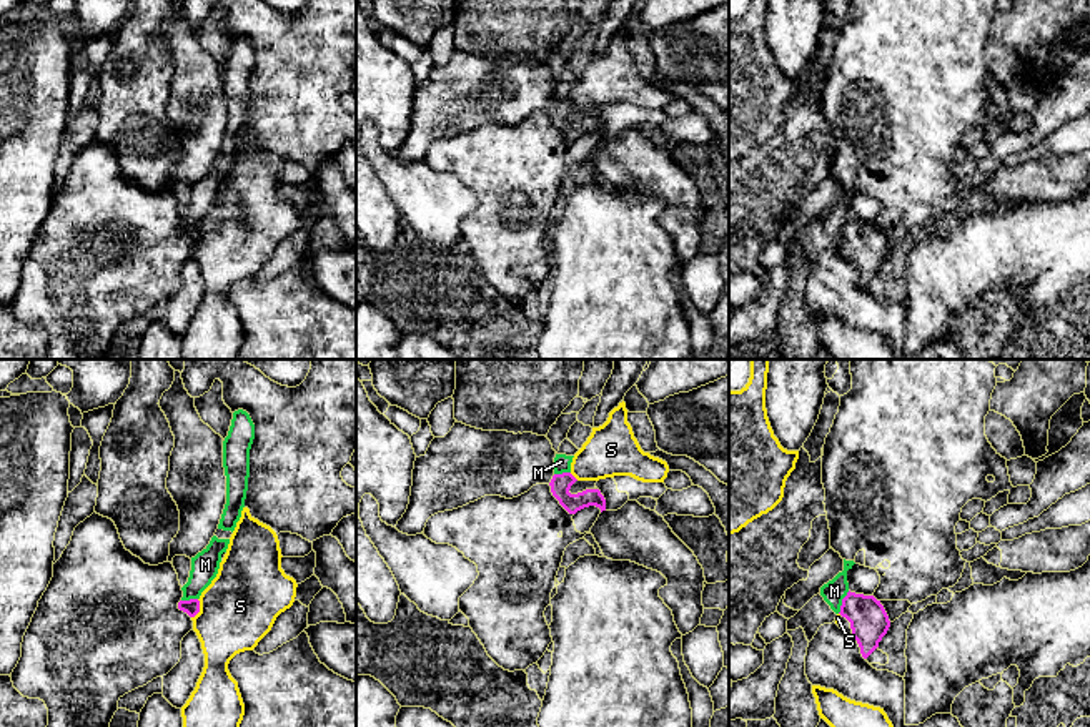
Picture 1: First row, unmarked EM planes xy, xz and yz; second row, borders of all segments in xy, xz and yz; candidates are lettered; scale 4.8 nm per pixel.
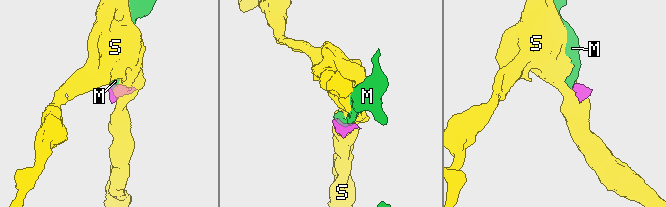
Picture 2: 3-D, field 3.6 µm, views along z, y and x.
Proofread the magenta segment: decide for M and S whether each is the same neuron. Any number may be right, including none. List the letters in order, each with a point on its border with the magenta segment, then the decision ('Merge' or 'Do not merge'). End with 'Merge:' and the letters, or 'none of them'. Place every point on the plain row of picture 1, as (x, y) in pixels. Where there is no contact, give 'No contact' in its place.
M: Touches magenta at yz (842, 230). Do not merge
S: Touches magenta at xy (198, 237). Do not merge
Merge: none of them

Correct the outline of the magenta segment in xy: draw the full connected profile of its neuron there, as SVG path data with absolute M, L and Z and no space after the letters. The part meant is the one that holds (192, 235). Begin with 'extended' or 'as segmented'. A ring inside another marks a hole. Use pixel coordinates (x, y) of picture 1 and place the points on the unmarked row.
extended; M93 140L80 150L23 263L22 284L12 299L13 314L28 326L40 326L48 336L47 359L110 359L118 328L166 303L181 286L181 268L193 258L200 228L183 228L178 201L171 190L145 191L125 176L115 150Z

